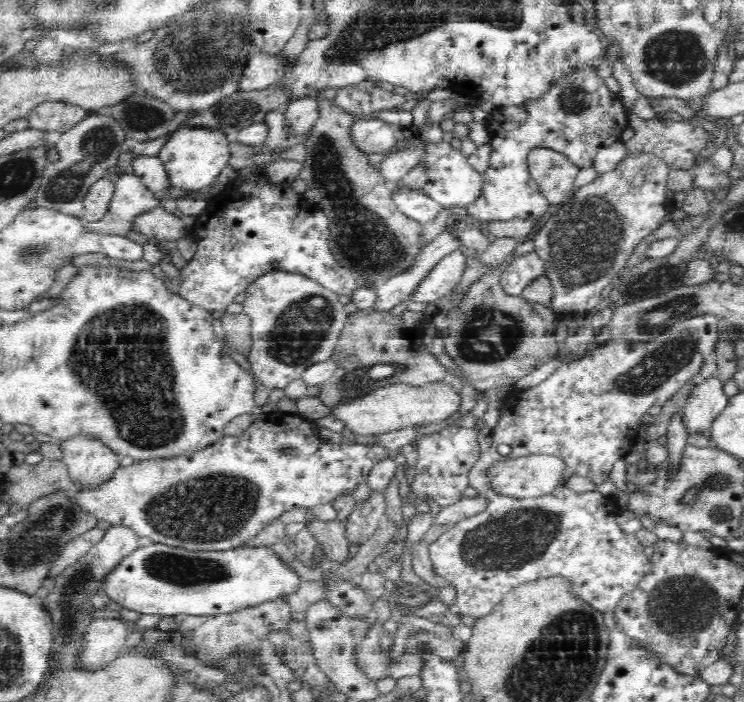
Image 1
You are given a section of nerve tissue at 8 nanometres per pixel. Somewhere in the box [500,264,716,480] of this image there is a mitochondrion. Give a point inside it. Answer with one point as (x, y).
(677, 347)

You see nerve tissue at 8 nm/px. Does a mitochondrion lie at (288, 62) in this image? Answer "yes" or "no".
no

